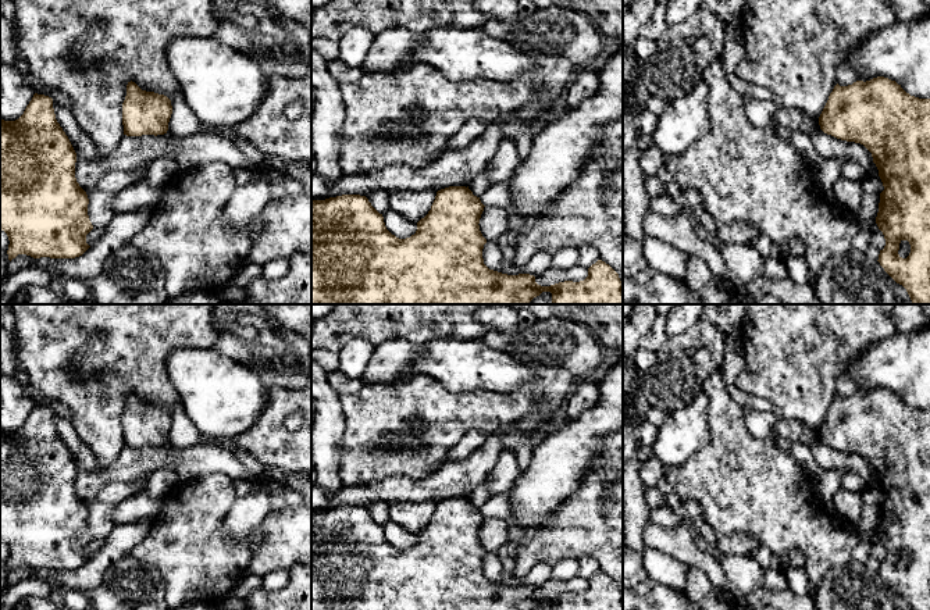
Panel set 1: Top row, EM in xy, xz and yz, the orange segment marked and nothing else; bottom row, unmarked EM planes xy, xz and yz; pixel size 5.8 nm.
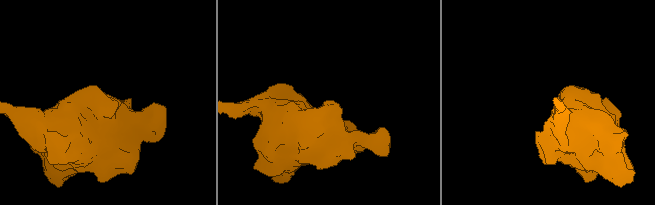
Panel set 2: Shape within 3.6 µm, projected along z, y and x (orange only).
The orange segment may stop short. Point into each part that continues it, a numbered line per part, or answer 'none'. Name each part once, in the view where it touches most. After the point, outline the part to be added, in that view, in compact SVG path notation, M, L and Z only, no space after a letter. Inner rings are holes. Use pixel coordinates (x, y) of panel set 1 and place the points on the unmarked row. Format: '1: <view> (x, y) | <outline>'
none

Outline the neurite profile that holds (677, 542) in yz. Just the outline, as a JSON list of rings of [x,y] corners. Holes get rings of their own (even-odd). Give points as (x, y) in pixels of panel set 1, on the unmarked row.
[[[648,522],[644,529],[645,547],[658,549],[670,557],[677,559],[688,568],[699,568],[706,574],[715,588],[723,589],[726,575],[721,566],[712,554],[696,547],[694,536],[695,527],[687,522],[681,522],[673,528]]]

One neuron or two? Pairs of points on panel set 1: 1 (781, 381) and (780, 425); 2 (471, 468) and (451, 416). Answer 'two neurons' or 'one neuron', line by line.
1: two neurons
2: two neurons

